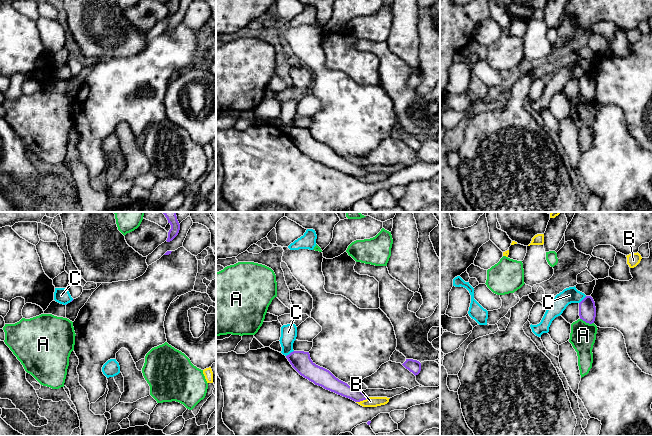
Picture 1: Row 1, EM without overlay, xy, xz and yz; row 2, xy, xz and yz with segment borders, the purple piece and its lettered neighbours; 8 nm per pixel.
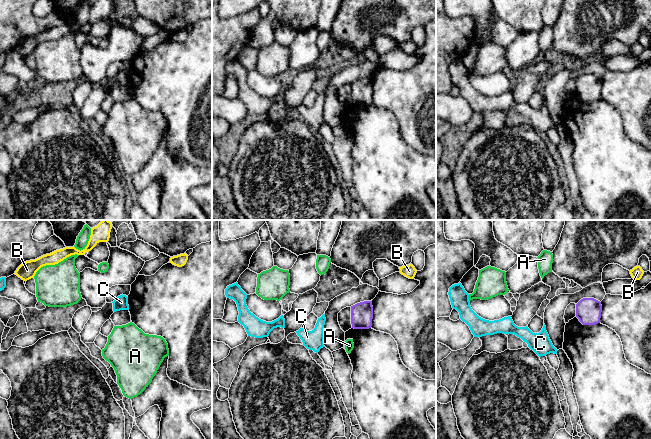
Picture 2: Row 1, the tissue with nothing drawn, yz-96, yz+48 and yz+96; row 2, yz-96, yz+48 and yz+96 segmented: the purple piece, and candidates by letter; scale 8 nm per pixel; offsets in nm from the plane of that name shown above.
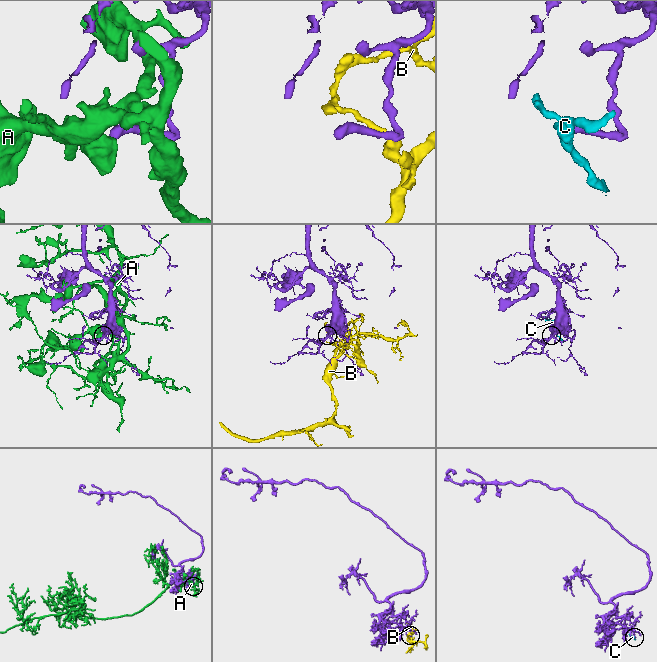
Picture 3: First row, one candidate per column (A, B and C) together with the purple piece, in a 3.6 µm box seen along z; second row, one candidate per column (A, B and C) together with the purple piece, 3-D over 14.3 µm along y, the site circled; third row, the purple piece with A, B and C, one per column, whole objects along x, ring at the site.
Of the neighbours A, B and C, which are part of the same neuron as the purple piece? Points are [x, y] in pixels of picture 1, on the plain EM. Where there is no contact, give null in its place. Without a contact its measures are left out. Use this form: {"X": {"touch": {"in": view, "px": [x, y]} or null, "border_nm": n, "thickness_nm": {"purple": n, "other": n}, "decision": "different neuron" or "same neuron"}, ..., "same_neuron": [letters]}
{"A": {"touch": {"in": "yz", "px": [587, 98]}, "border_nm": 120, "thickness_nm": {"purple": 140, "other": 200}, "decision": "different neuron"}, "B": {"touch": {"in": "xz", "px": [362, 176]}, "border_nm": 110, "thickness_nm": {"purple": 120, "other": 80}, "decision": "different neuron"}, "C": {"touch": {"in": "xz", "px": [290, 129]}, "border_nm": 80, "thickness_nm": {"purple": 160, "other": 130}, "decision": "different neuron"}, "same_neuron": []}

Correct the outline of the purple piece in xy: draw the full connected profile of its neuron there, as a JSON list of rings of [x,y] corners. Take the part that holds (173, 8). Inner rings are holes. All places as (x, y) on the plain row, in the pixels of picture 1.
[[[170,0],[171,1],[171,5],[168,8],[168,14],[167,14],[167,18],[172,17],[179,9],[180,6],[180,0]]]

